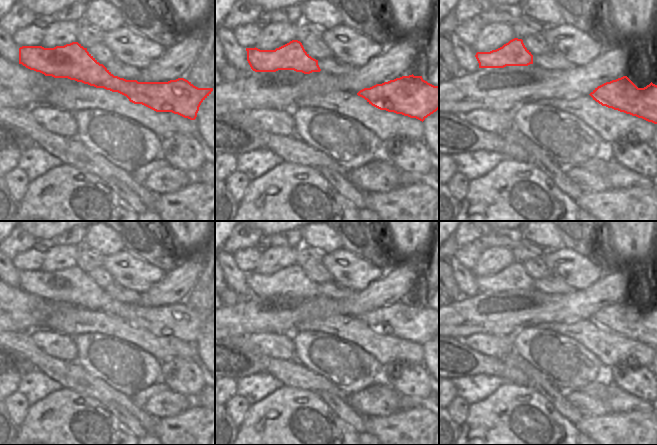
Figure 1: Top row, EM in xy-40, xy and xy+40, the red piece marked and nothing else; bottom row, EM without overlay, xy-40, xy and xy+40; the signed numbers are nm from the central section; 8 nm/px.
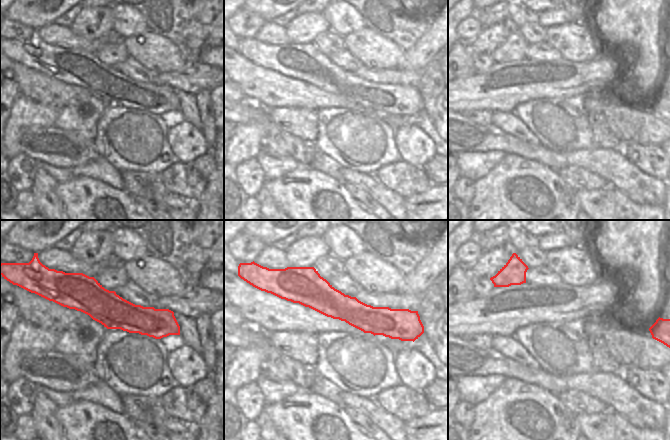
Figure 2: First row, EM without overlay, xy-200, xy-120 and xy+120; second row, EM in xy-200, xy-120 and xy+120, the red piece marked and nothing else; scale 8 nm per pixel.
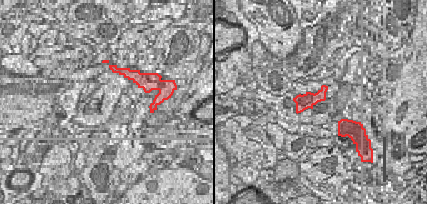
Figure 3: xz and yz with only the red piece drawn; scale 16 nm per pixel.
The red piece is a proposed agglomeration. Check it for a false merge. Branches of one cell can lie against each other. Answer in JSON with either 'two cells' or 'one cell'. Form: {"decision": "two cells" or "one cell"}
{"decision": "two cells"}

